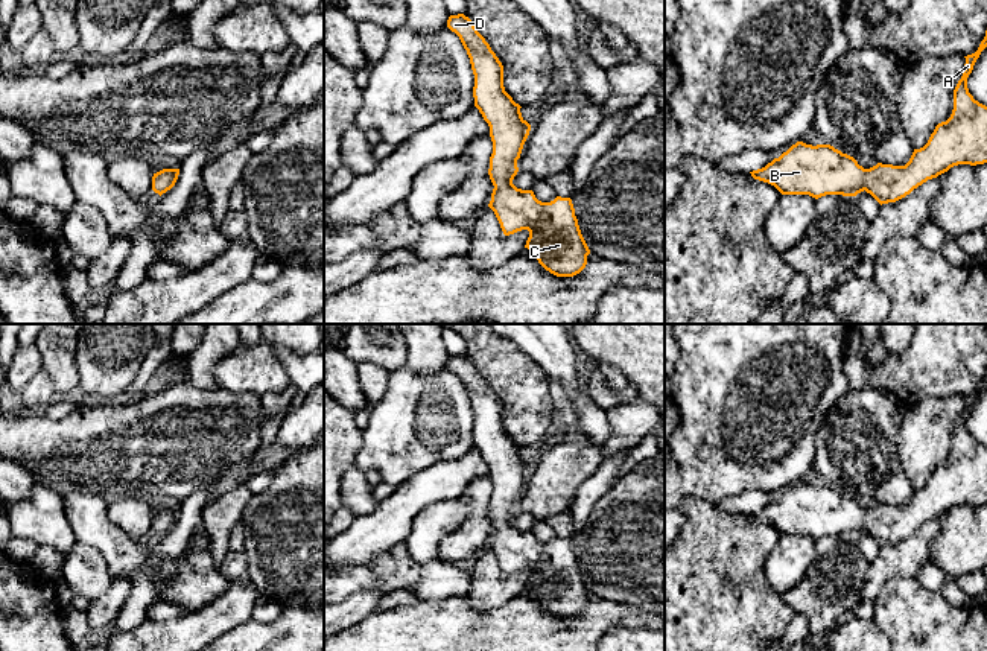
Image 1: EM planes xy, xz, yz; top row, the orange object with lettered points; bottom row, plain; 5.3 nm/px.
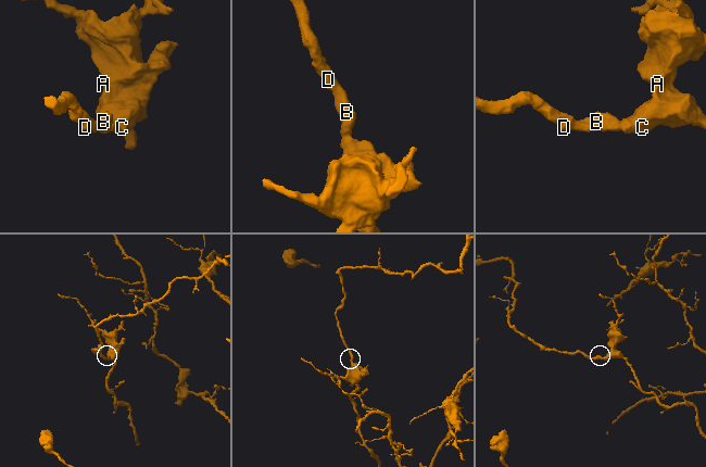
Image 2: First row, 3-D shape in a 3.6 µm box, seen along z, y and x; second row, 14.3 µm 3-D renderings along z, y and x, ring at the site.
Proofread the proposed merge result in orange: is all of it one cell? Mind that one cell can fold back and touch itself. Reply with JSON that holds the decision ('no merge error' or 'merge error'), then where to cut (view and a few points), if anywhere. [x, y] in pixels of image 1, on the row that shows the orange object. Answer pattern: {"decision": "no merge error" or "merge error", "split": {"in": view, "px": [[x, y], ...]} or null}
{"decision": "no merge error", "split": null}

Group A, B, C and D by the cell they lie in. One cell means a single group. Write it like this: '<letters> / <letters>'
A B C D

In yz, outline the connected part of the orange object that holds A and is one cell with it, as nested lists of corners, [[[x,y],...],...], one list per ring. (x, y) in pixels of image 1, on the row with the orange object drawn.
[[[987,30],[978,50],[964,56],[951,117],[935,126],[928,143],[914,149],[905,166],[878,163],[864,169],[830,144],[797,141],[765,167],[750,172],[751,176],[774,186],[782,195],[818,199],[826,195],[856,196],[865,190],[882,205],[905,198],[954,166],[987,163],[987,106],[967,88],[967,78],[985,47]]]

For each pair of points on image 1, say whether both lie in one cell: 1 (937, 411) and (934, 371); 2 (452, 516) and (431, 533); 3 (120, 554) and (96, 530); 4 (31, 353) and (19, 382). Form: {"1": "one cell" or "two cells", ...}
{"1": "two cells", "2": "one cell", "3": "one cell", "4": "one cell"}

